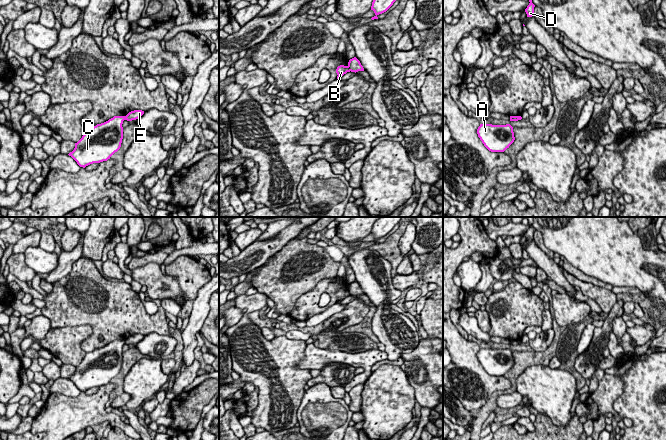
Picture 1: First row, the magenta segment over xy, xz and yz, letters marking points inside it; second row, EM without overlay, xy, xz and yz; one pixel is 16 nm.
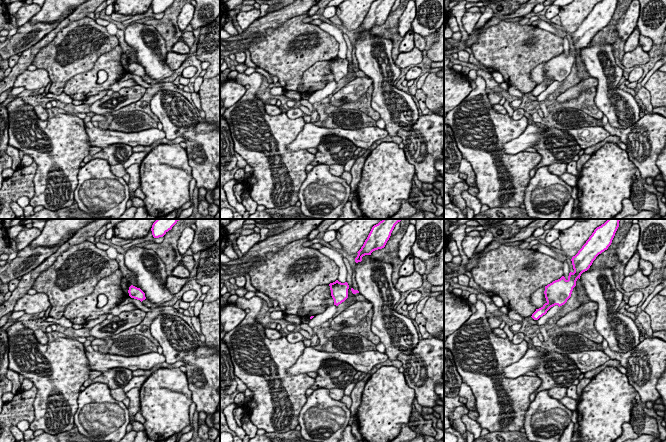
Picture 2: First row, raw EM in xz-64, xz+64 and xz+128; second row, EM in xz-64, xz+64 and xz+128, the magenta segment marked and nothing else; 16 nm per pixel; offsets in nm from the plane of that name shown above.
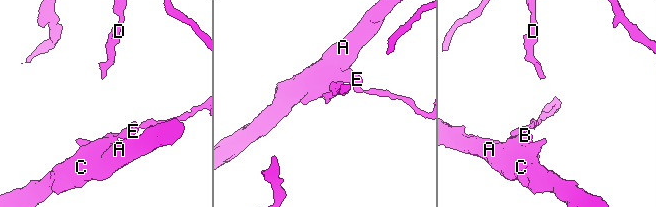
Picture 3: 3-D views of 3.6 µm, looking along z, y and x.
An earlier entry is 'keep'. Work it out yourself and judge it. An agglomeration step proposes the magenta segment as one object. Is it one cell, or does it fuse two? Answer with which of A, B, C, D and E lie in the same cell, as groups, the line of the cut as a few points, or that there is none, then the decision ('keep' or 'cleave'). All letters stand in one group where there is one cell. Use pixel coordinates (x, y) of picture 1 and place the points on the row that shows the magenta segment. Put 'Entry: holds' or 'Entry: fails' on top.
Entry: fails
groups A B C / D E; cut xz (347, 66), (350, 70); cleave

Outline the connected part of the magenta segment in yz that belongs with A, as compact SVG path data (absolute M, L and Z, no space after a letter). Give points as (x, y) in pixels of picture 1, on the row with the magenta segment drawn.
M480 124L477 134L491 152L504 152L515 140L513 127L510 124Z

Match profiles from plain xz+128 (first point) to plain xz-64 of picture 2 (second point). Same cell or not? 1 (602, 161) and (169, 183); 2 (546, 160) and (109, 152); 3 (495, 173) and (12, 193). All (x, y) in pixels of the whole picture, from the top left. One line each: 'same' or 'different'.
1: same
2: same
3: different

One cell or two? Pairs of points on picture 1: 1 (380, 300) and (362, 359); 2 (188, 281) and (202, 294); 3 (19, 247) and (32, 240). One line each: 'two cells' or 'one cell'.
1: two cells
2: two cells
3: one cell

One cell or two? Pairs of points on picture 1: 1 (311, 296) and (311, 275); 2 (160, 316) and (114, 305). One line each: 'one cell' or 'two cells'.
1: two cells
2: one cell

